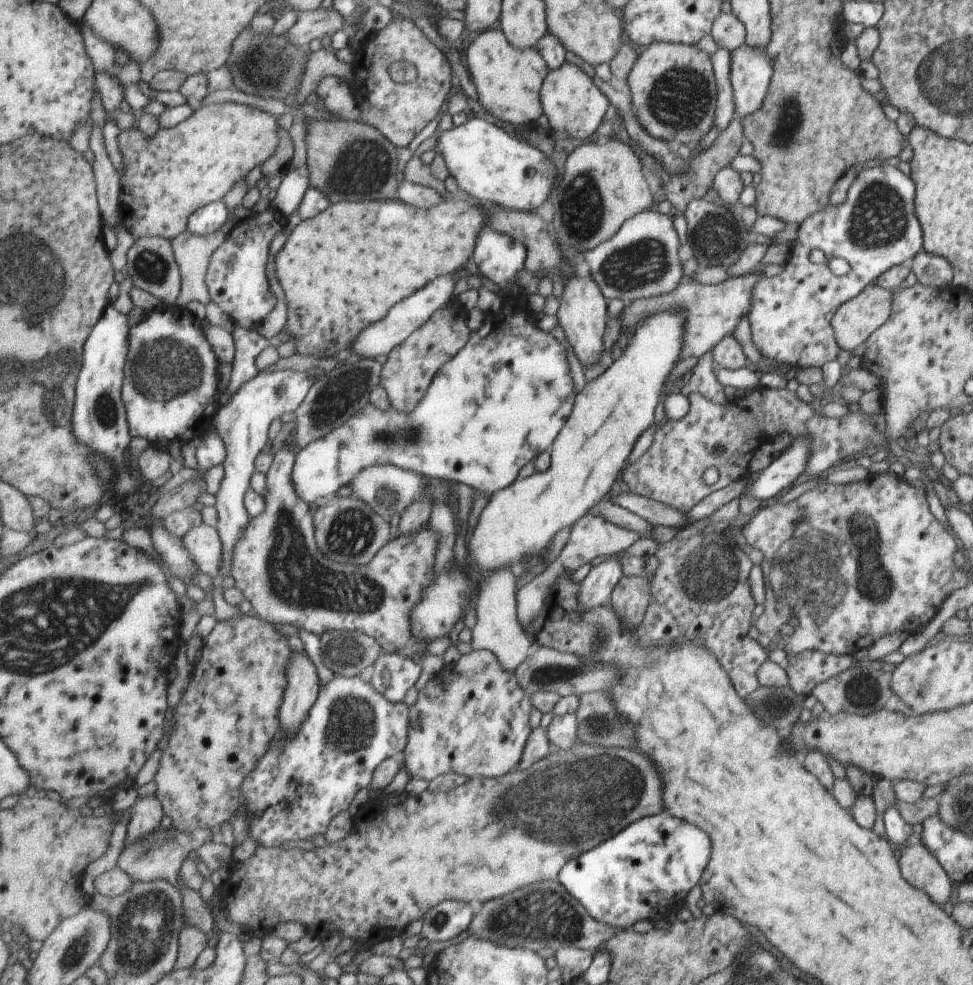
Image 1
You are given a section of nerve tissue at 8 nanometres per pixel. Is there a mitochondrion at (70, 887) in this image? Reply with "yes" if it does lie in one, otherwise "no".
no

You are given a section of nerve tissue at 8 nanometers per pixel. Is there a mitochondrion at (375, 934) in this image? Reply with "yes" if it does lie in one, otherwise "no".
no

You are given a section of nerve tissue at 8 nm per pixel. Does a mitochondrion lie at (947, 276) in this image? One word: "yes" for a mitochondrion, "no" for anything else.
no

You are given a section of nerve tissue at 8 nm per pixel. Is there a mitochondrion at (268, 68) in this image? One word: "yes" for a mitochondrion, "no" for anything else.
yes

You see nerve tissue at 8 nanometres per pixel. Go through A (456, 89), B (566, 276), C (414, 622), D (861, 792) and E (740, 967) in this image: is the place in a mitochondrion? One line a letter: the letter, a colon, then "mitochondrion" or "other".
A: other
B: other
C: other
D: other
E: other

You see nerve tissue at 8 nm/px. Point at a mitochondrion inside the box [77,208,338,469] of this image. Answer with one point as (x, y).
(167, 370)

